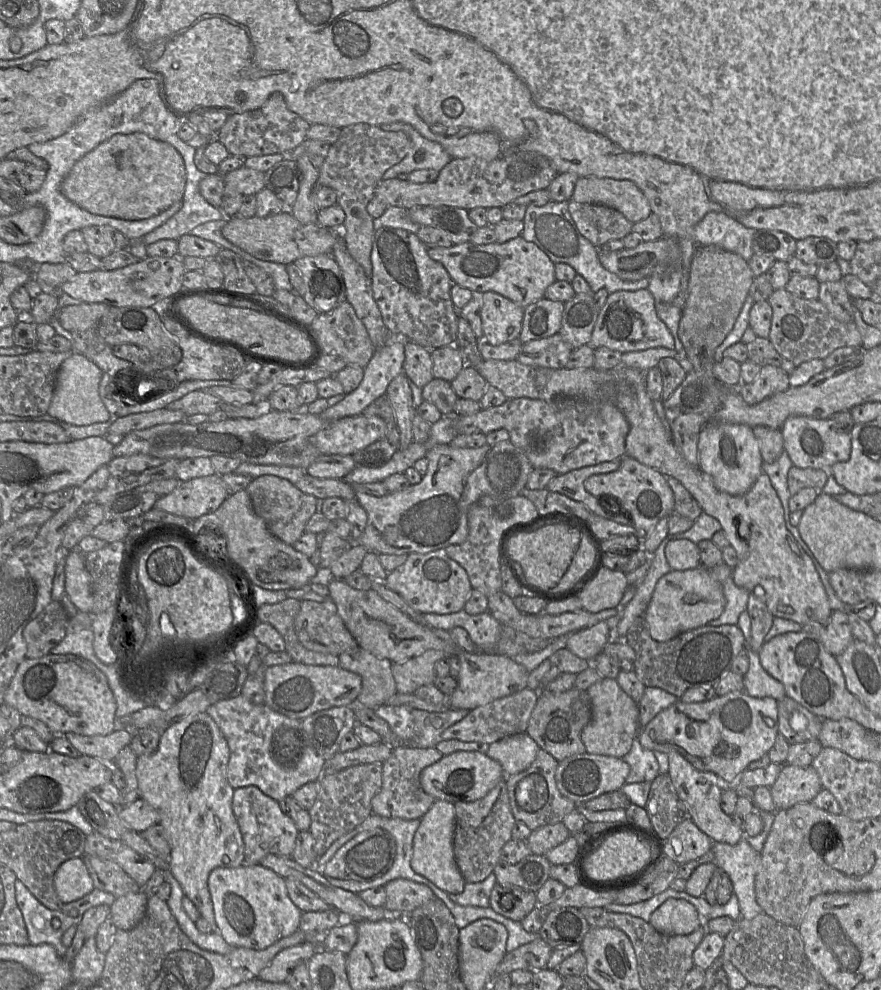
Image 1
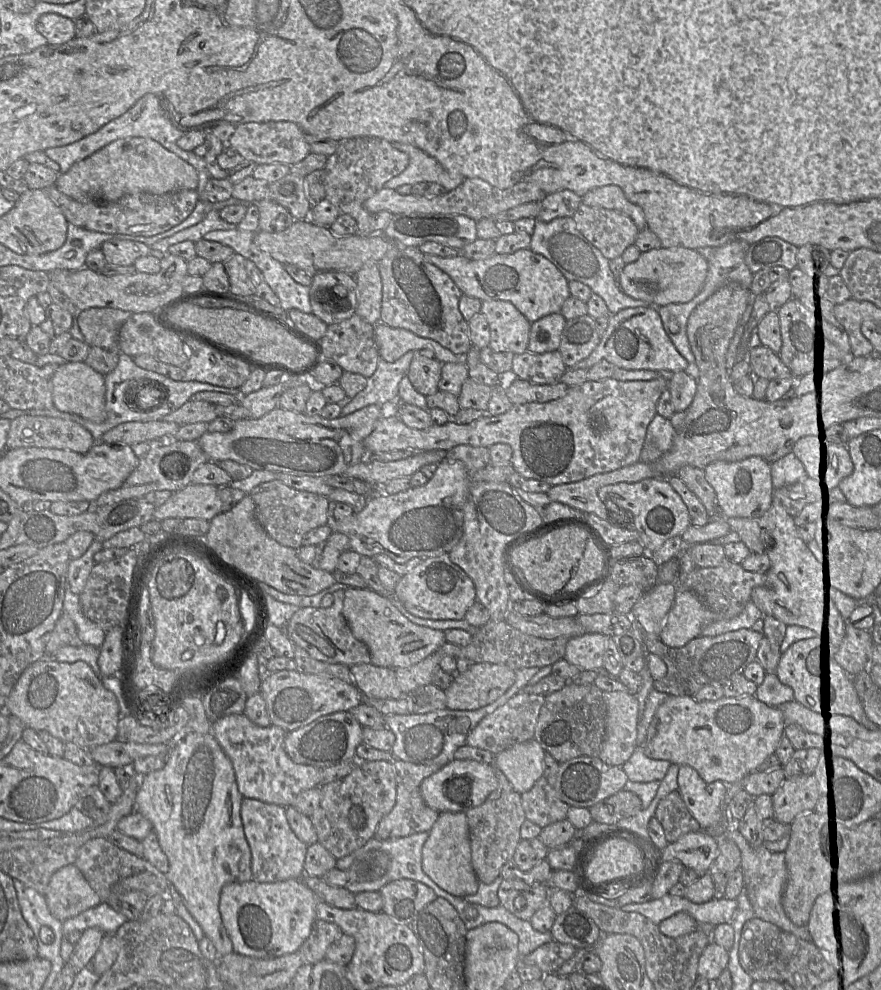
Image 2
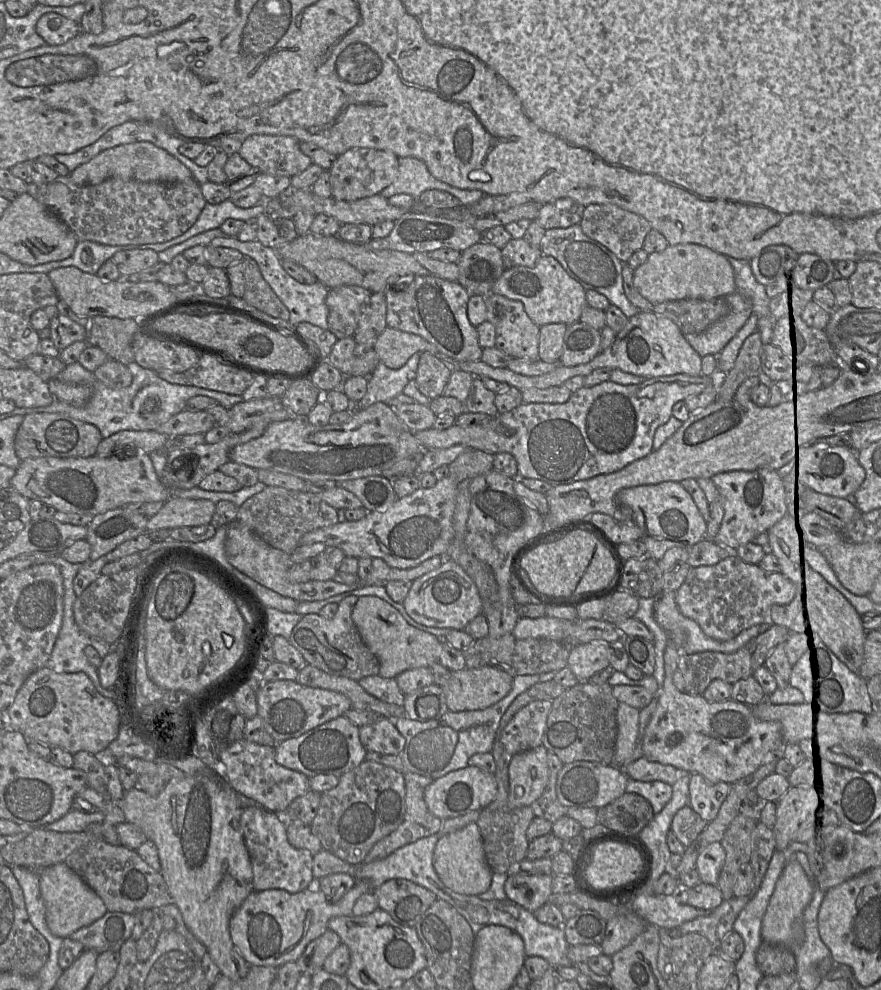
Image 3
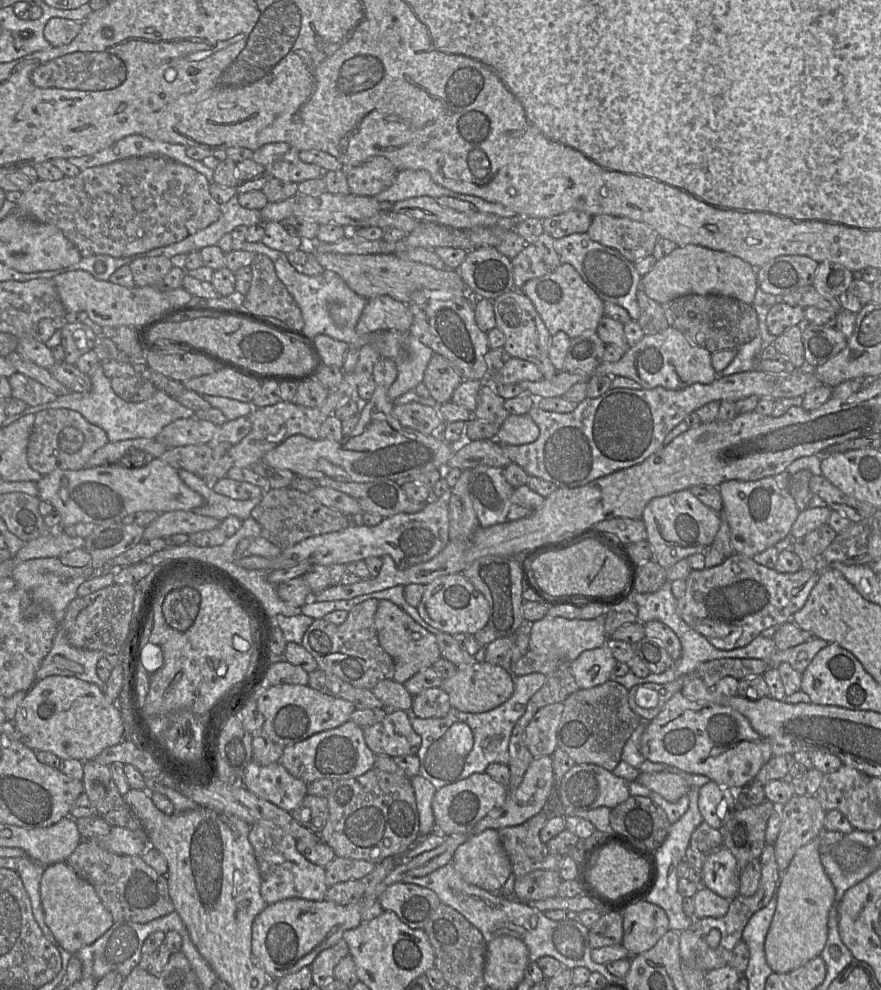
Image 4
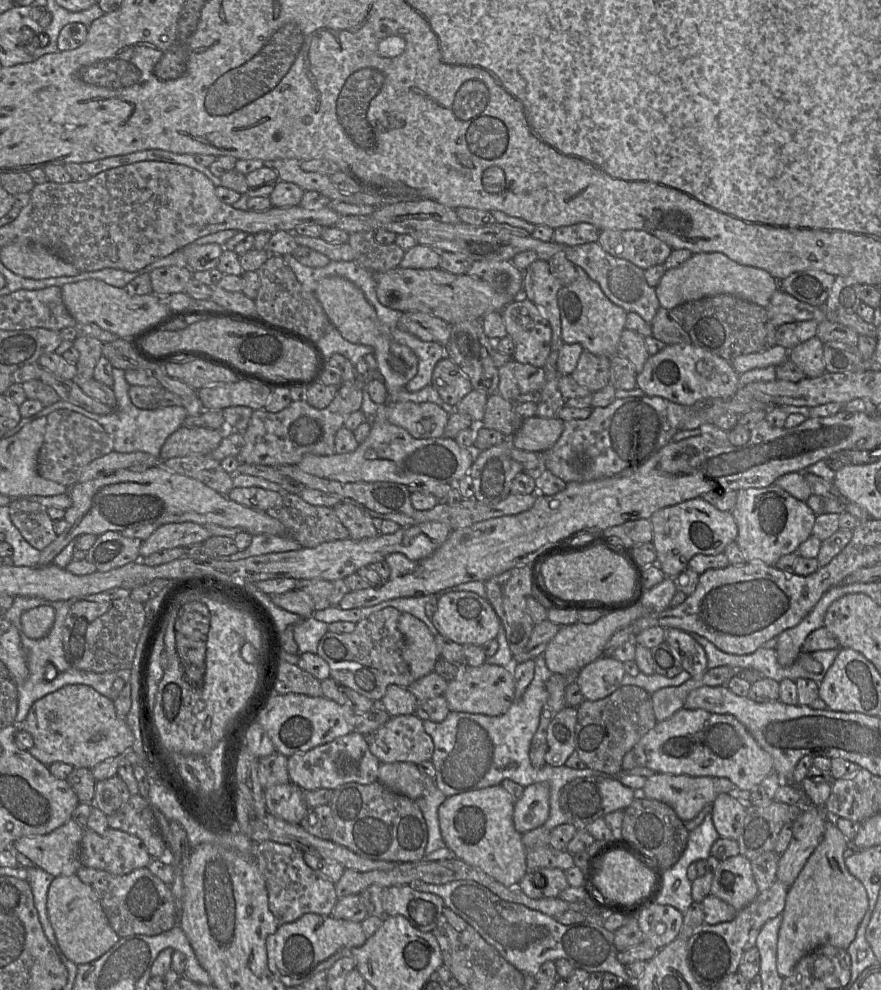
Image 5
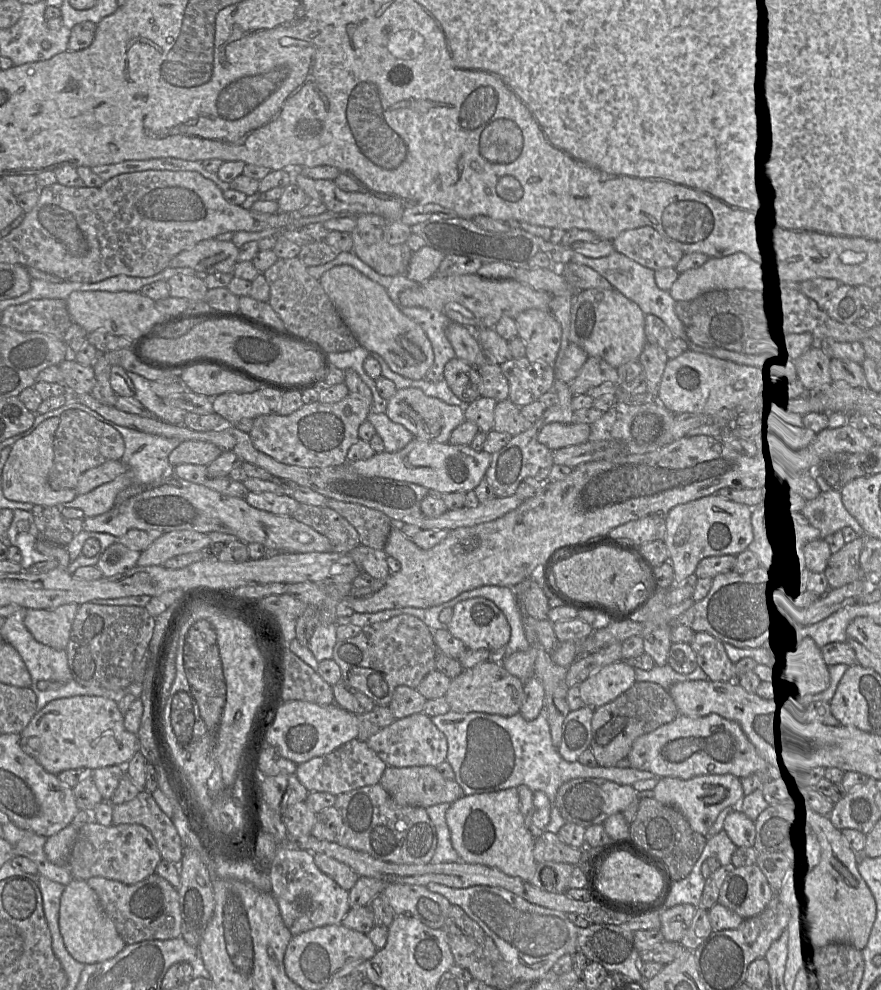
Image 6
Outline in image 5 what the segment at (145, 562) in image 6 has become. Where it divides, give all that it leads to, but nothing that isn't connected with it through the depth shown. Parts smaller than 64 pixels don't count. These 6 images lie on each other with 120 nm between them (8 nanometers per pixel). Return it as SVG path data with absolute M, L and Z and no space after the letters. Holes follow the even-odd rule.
M194 522L164 524L159 526L148 539L142 541L140 558L164 549L202 544L210 537L211 534L206 527Z

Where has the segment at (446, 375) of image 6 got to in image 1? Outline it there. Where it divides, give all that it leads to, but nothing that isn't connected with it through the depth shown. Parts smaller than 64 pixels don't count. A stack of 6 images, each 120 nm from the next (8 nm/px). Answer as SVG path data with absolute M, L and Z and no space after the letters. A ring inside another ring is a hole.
M414 342L404 344L405 361L403 372L418 387L423 388L433 378L431 350Z

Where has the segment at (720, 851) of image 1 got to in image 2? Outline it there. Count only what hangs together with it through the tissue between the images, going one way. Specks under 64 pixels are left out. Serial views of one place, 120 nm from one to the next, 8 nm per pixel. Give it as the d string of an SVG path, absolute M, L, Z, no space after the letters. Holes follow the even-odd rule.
M728 828L717 840L733 841L741 852L740 869L744 876L744 886L753 907L756 918L775 924L780 929L794 934L795 936L810 940L809 930L806 925L795 925L785 914L781 904L784 887L787 882L787 865L784 852L771 852L763 845L753 847L736 828Z

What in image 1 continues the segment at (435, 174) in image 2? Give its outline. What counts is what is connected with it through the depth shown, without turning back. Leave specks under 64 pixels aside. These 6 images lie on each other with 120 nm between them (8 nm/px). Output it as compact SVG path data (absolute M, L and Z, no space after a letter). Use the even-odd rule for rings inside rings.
M382 124L378 127L386 131L402 131L411 140L408 154L398 164L389 168L383 174L382 180L397 178L399 174L409 174L421 169L433 169L439 172L453 159L439 143L426 139L409 124L392 126Z

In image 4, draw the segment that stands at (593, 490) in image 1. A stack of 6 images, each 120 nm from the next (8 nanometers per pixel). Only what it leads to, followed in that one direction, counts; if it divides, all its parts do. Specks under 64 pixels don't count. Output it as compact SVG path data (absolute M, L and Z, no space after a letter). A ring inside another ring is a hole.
M689 490L653 498L643 511L646 540L652 548L652 559L666 569L713 544L721 525L718 512L704 505Z

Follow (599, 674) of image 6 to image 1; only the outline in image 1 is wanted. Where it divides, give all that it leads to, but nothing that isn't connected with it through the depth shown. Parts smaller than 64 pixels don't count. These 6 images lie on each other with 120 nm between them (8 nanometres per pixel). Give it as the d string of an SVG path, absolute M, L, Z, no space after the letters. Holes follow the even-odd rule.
M599 621L590 627L570 634L566 647L584 660L595 661L609 641L609 631L606 621Z

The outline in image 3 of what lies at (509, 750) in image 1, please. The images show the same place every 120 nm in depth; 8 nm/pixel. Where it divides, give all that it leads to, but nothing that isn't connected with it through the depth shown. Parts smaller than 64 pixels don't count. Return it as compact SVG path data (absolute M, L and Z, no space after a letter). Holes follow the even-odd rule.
M540 745L512 756L508 768L508 808L531 806L542 795L549 780L547 755L548 750Z

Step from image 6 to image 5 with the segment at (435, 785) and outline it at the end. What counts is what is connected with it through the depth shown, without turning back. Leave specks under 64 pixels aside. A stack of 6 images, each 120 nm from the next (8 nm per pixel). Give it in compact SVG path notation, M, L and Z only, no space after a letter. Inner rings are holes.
M411 762L381 763L378 781L388 789L415 801L436 785L433 778Z

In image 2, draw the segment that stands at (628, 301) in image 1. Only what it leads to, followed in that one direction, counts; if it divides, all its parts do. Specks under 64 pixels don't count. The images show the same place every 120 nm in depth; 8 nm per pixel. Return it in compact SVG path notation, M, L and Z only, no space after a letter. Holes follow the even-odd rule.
M651 305L625 308L612 315L595 350L588 358L569 368L589 370L601 360L626 370L652 370L660 374L685 371L689 364L665 330L659 312Z

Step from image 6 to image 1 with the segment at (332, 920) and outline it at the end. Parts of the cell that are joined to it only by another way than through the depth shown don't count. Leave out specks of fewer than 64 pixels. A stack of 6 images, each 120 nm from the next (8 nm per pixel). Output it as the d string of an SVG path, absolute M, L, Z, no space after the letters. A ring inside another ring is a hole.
M247 786L234 790L232 809L244 842L243 865L259 864L261 859L269 854L292 856L299 831L292 819L281 810L279 802L265 795L257 787Z

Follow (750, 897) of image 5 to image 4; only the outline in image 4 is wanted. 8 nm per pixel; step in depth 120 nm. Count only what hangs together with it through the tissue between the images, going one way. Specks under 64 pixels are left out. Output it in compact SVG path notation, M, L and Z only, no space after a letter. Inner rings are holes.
M721 846L706 855L702 867L702 884L728 900L739 895L740 870L729 849Z

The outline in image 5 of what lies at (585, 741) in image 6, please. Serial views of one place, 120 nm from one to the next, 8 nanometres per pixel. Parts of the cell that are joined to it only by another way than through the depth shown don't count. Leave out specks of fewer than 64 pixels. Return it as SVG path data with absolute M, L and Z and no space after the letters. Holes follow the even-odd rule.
M564 707L559 711L547 728L548 750L545 762L552 766L565 765L575 751L575 728L577 707Z

